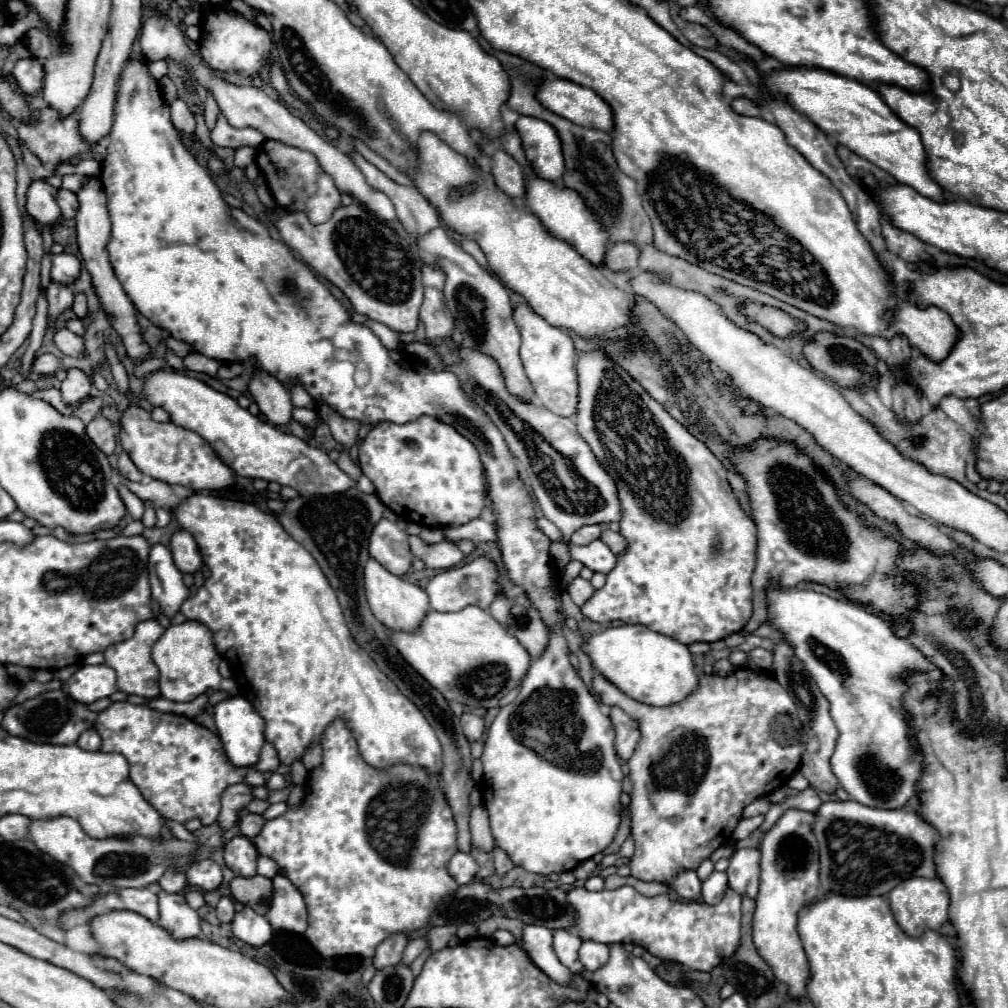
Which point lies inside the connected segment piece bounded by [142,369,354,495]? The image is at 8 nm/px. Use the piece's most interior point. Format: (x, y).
(251, 447)

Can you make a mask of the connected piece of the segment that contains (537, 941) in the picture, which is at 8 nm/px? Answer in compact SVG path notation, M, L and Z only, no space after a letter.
M524 927L524 949L528 951L530 959L558 985L572 985L574 977L566 967L558 961L552 949L552 931L546 927Z

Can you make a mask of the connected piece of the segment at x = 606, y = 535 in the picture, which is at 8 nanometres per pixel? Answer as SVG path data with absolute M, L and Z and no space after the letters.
M602 525L602 535L600 535L600 539L602 539L602 541L612 549L612 553L616 553L616 555L626 549L626 541L622 539L622 535L610 531L610 529L604 527L604 525Z

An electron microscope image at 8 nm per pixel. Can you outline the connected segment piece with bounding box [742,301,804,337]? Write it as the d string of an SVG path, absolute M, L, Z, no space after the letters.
M748 301L742 311L756 323L764 325L772 335L778 335L778 337L788 337L790 333L794 331L800 331L804 329L804 325L790 317L788 313L780 311L780 309L774 309L774 307L768 307L768 305L758 305L758 303L752 303Z

